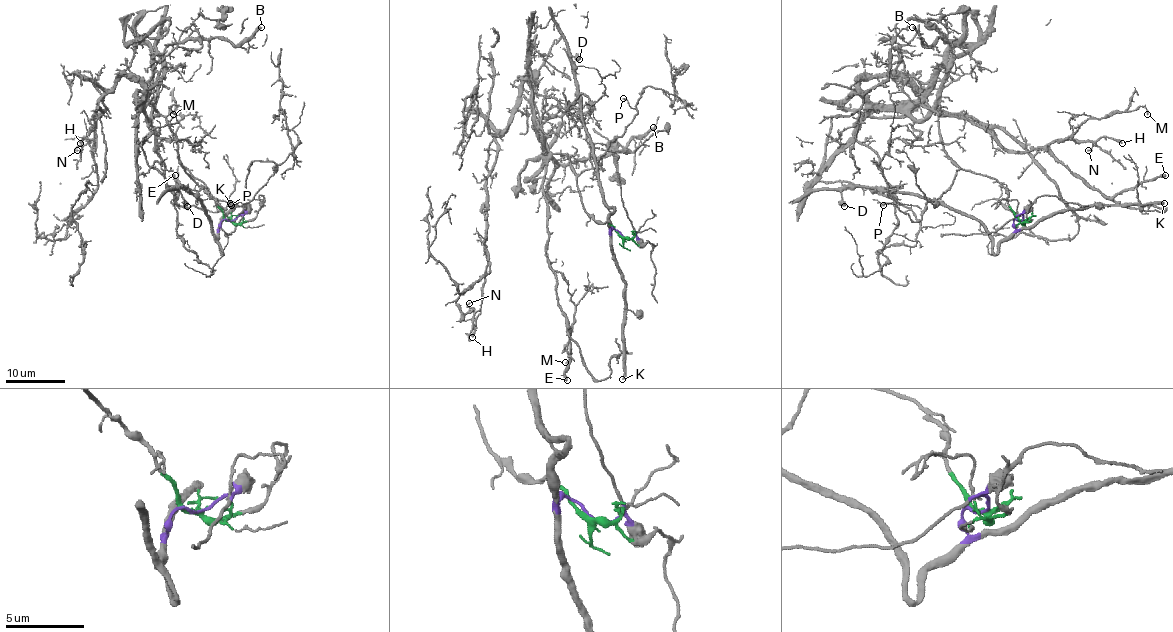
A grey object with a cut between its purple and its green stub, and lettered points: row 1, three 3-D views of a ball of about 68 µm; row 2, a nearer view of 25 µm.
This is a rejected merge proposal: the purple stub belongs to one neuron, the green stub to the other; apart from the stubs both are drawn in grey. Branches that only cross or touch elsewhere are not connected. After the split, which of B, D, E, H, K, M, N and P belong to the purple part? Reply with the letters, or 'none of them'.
D, K

